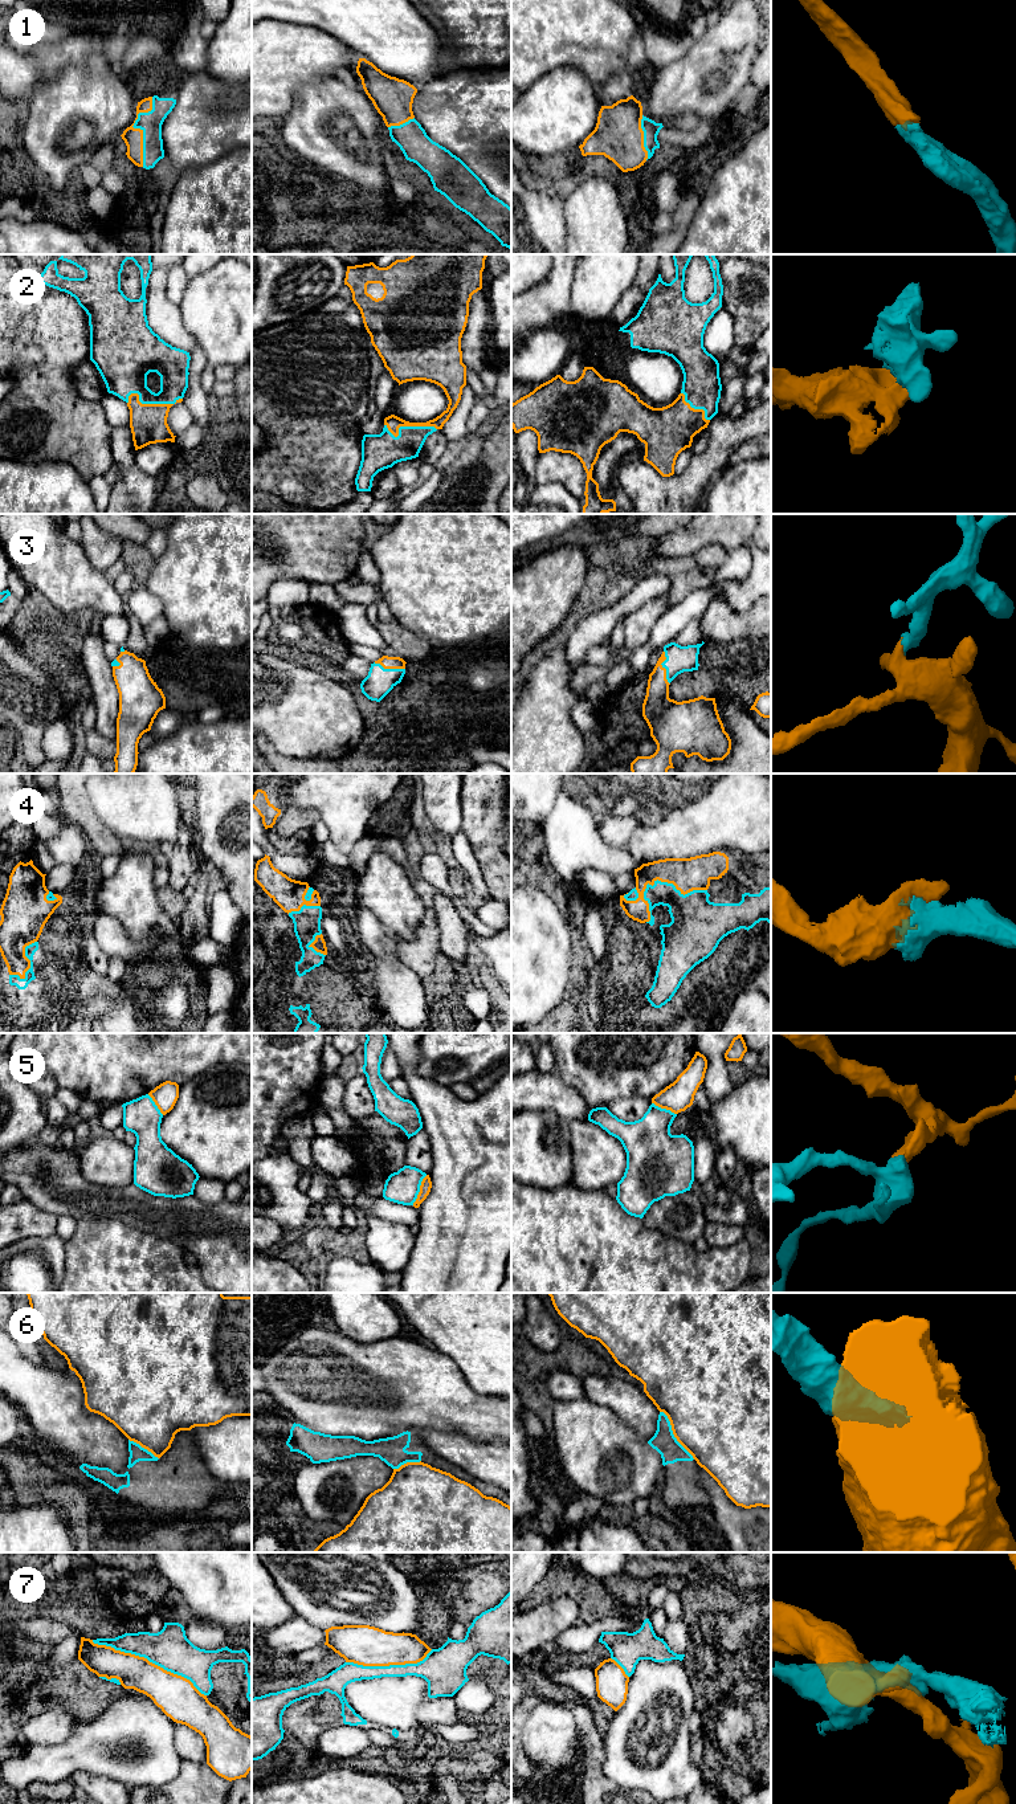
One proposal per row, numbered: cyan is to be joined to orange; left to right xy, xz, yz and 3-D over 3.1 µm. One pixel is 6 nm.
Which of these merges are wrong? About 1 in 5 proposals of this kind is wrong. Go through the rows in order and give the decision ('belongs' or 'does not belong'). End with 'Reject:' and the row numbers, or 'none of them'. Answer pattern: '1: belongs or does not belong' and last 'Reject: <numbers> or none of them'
1: belongs
2: belongs
3: belongs
4: belongs
5: does not belong
6: does not belong
7: does not belong
Reject: 5, 6, 7

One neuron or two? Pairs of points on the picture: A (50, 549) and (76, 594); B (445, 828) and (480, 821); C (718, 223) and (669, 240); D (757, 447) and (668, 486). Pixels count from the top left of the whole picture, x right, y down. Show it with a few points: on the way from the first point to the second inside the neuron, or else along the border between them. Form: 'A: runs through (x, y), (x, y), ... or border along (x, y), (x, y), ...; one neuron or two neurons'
A: runs through (50, 559), (70, 583); one neuron
B: border along (460, 794), (461, 829); two neurons
C: border along (700, 207), (682, 240); two neurons
D: border along (751, 439), (747, 439), (731, 453), (726, 465); two neurons

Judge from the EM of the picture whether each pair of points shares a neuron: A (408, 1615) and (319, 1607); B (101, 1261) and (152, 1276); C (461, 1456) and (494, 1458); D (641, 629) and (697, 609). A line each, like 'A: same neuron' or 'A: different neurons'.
A: same neuron
B: same neuron
C: same neuron
D: different neurons

